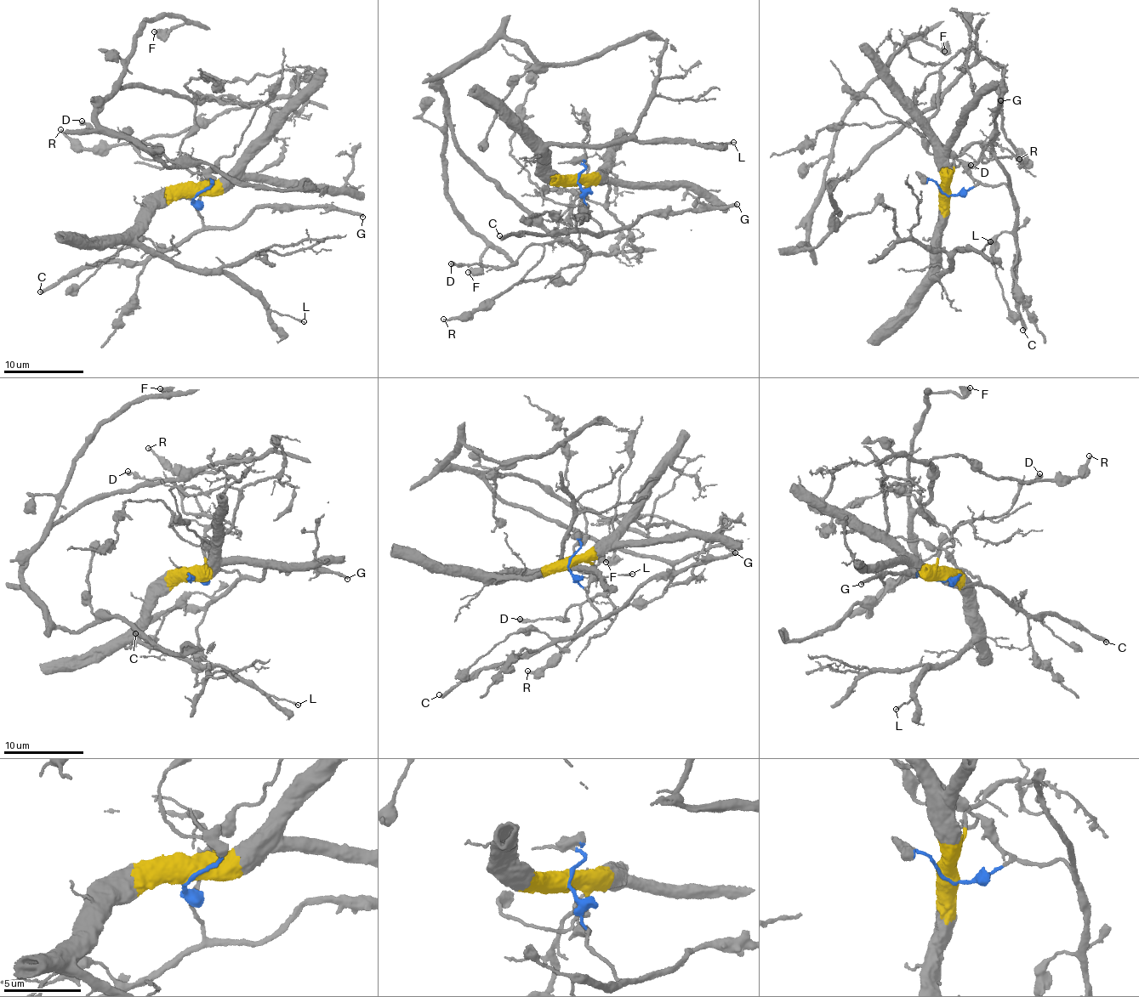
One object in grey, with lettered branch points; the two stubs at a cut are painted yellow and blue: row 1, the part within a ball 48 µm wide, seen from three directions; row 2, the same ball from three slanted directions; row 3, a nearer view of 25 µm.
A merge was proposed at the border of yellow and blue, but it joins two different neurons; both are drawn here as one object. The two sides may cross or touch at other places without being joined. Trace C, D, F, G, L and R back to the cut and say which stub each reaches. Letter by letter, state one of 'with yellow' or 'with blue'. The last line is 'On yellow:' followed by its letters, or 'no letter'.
C: with blue
D: with yellow
F: with yellow
G: with blue
L: with yellow
R: with yellow
On yellow: D, F, L, R

